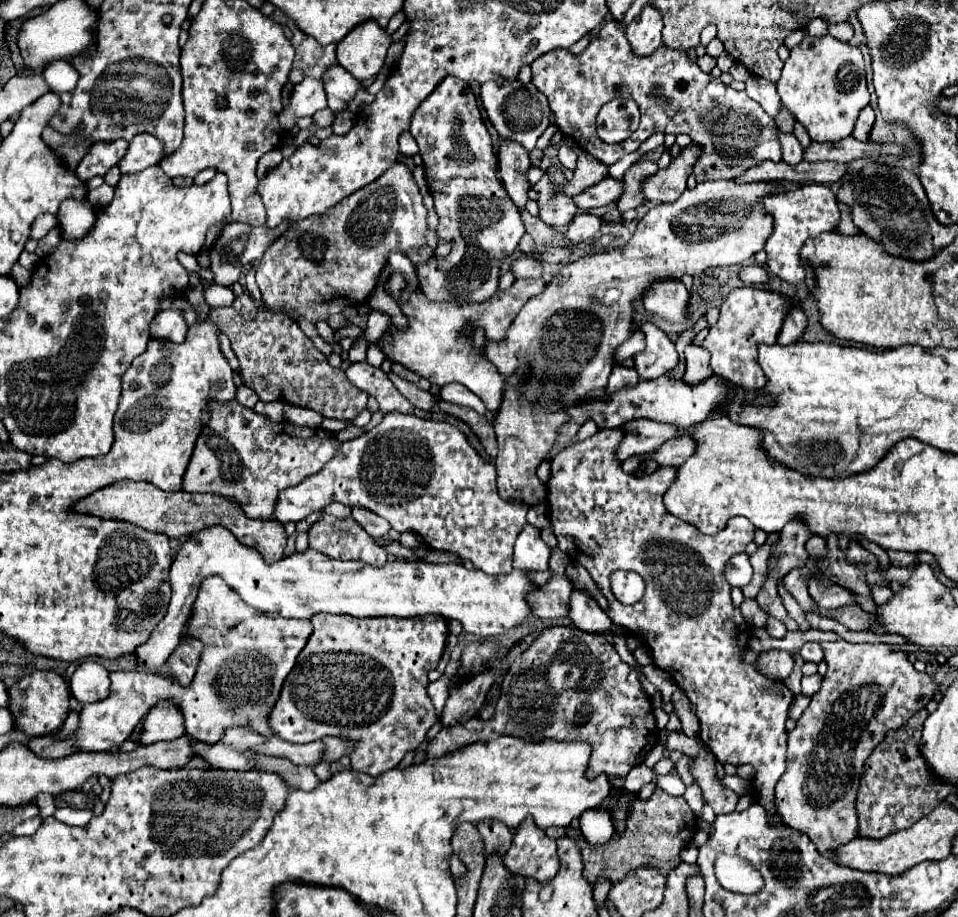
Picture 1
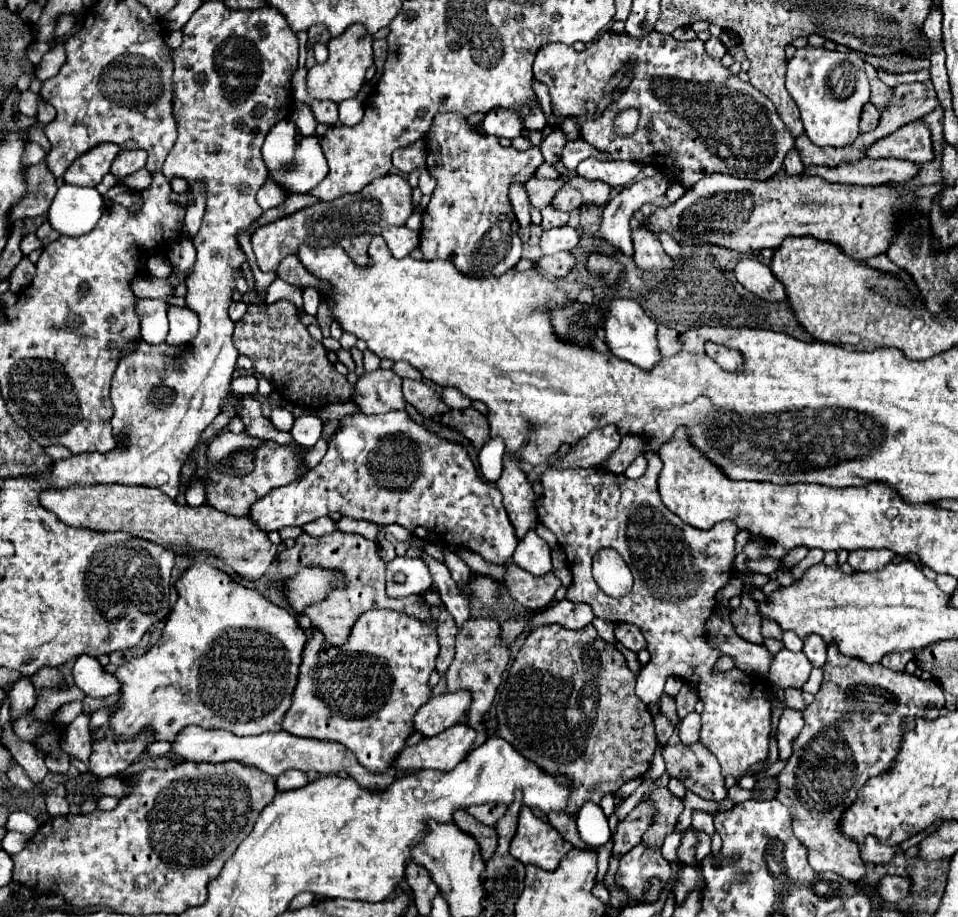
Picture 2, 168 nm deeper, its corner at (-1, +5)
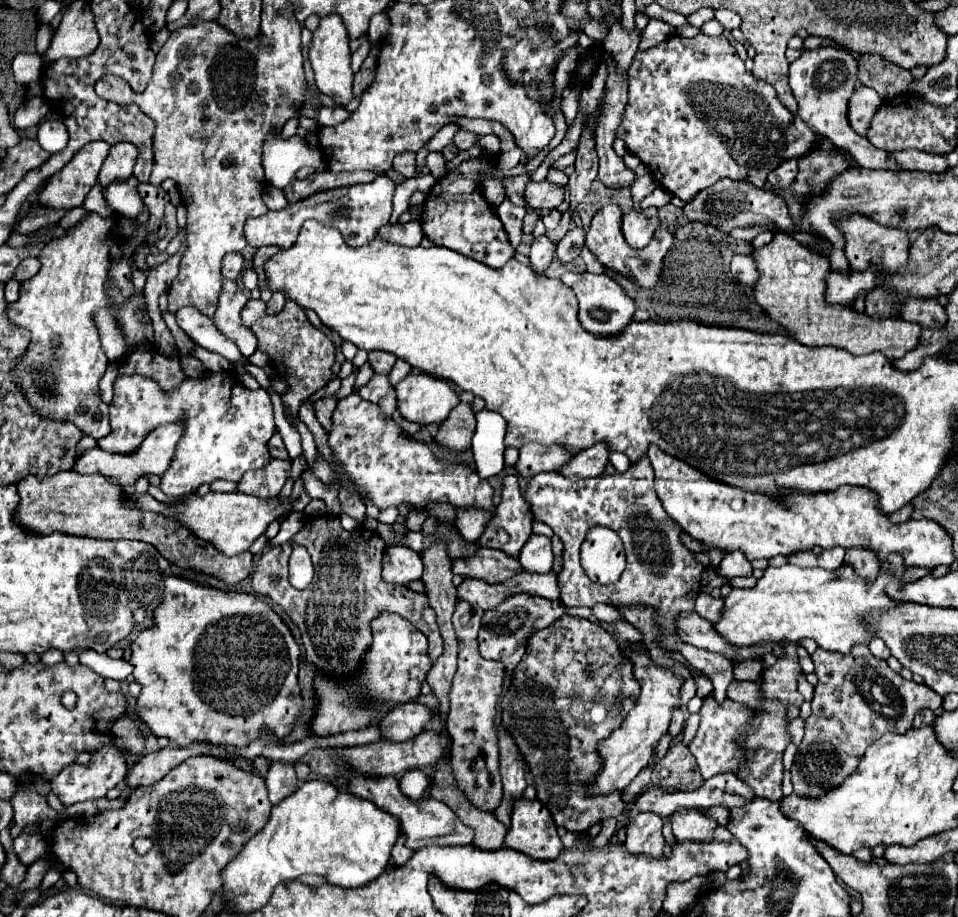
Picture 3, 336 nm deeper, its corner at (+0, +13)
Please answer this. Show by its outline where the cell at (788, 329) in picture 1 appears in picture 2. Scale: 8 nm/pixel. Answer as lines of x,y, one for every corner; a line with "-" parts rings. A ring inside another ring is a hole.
740,259
734,275
738,283
742,283
750,293
766,299
766,301
786,301
784,285
774,277
770,267
766,267
758,259

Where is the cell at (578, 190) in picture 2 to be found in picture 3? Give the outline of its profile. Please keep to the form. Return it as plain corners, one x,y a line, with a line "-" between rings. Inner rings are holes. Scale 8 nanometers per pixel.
531,181
527,185
527,193
523,193
523,199
531,209
557,209
563,201
563,189
549,181

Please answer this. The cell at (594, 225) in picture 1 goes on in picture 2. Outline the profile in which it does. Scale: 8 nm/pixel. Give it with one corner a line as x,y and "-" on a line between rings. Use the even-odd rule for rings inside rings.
564,225
560,229
550,229
550,231
544,231
542,237
540,237
540,247
544,251
544,255
552,255
556,251
570,251
578,245
580,241
580,233
578,229
570,227
570,225

